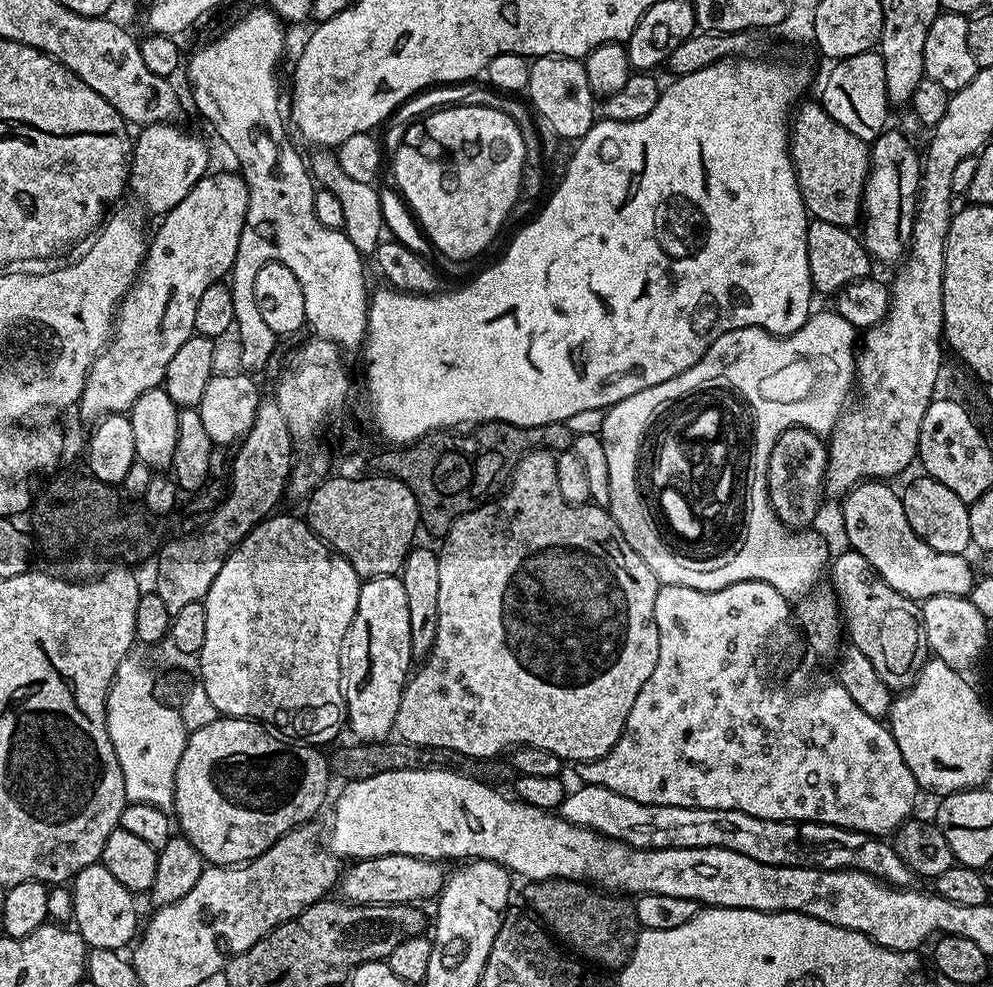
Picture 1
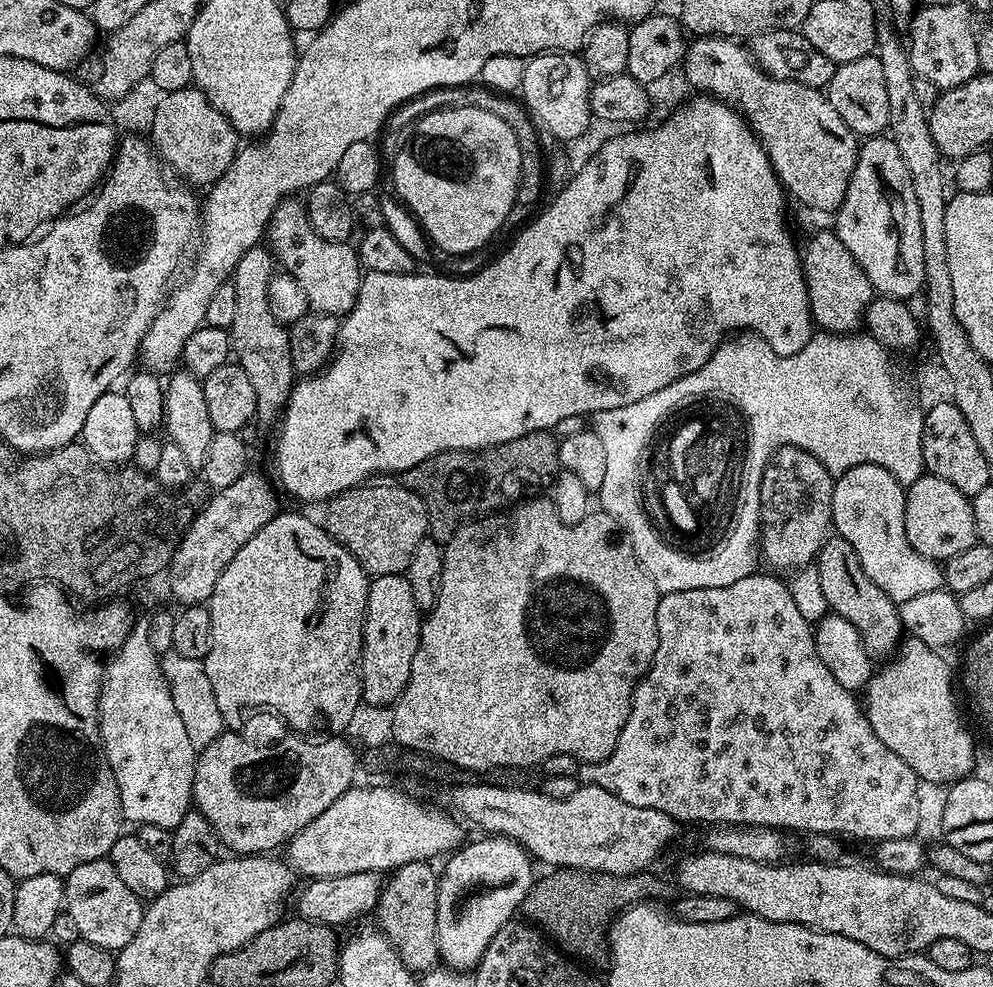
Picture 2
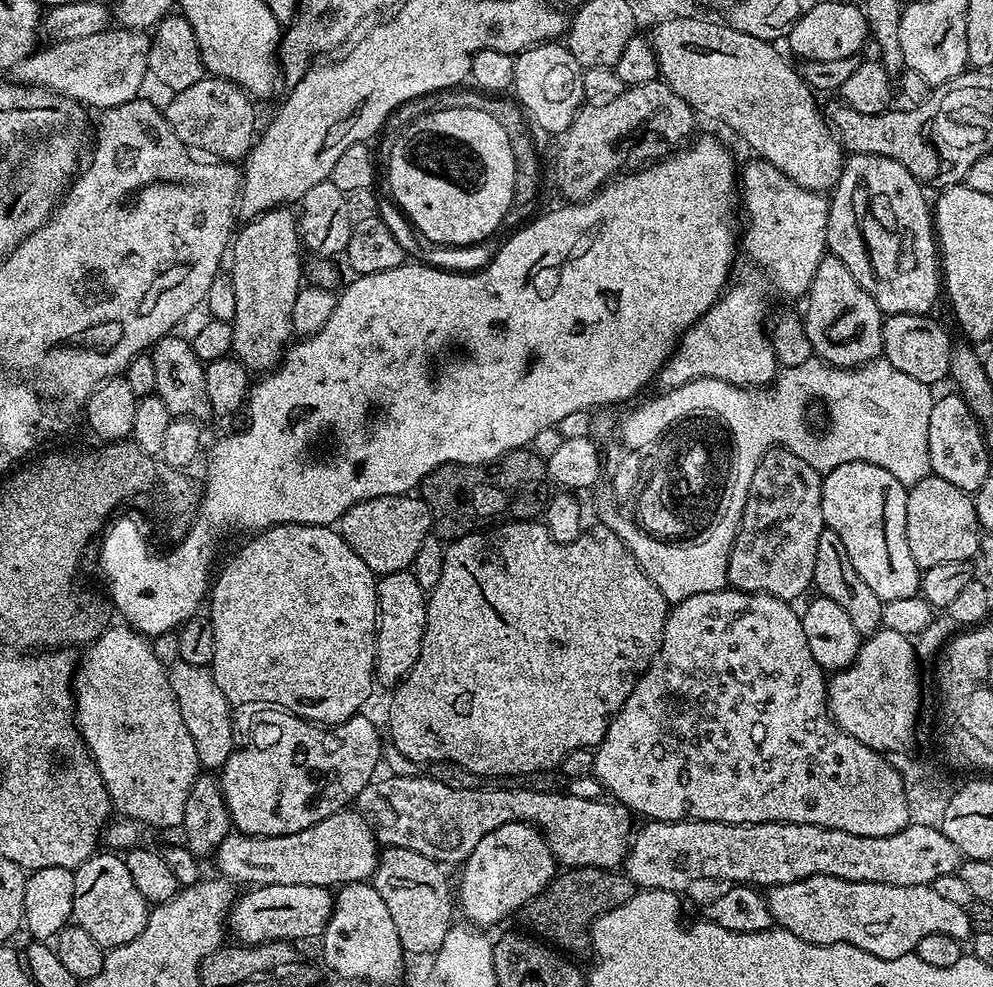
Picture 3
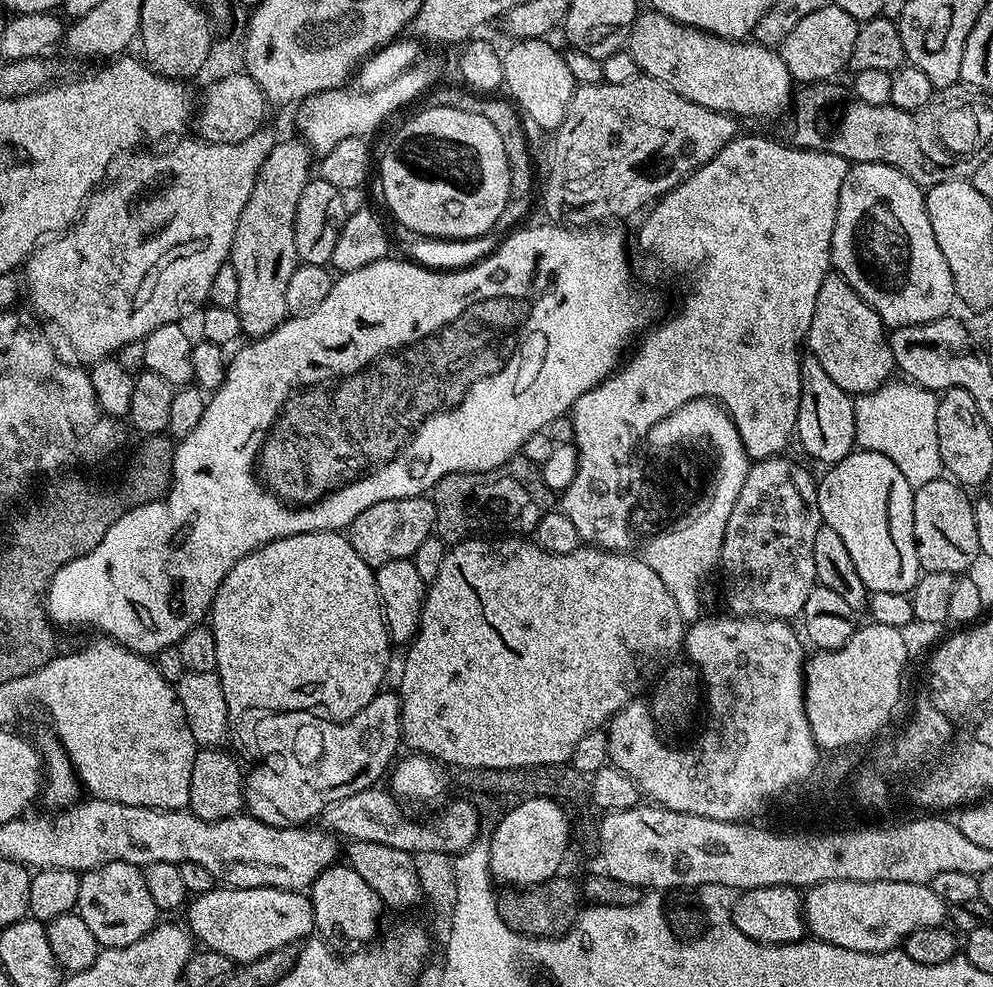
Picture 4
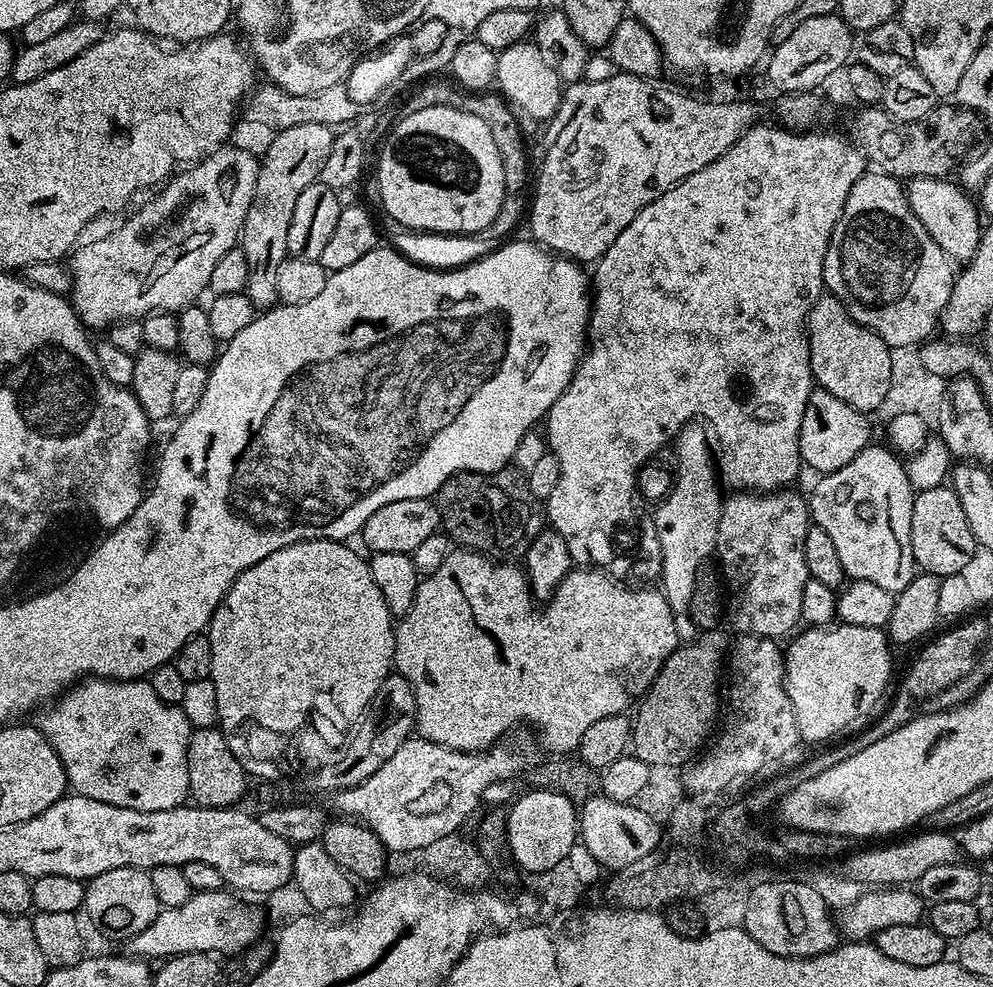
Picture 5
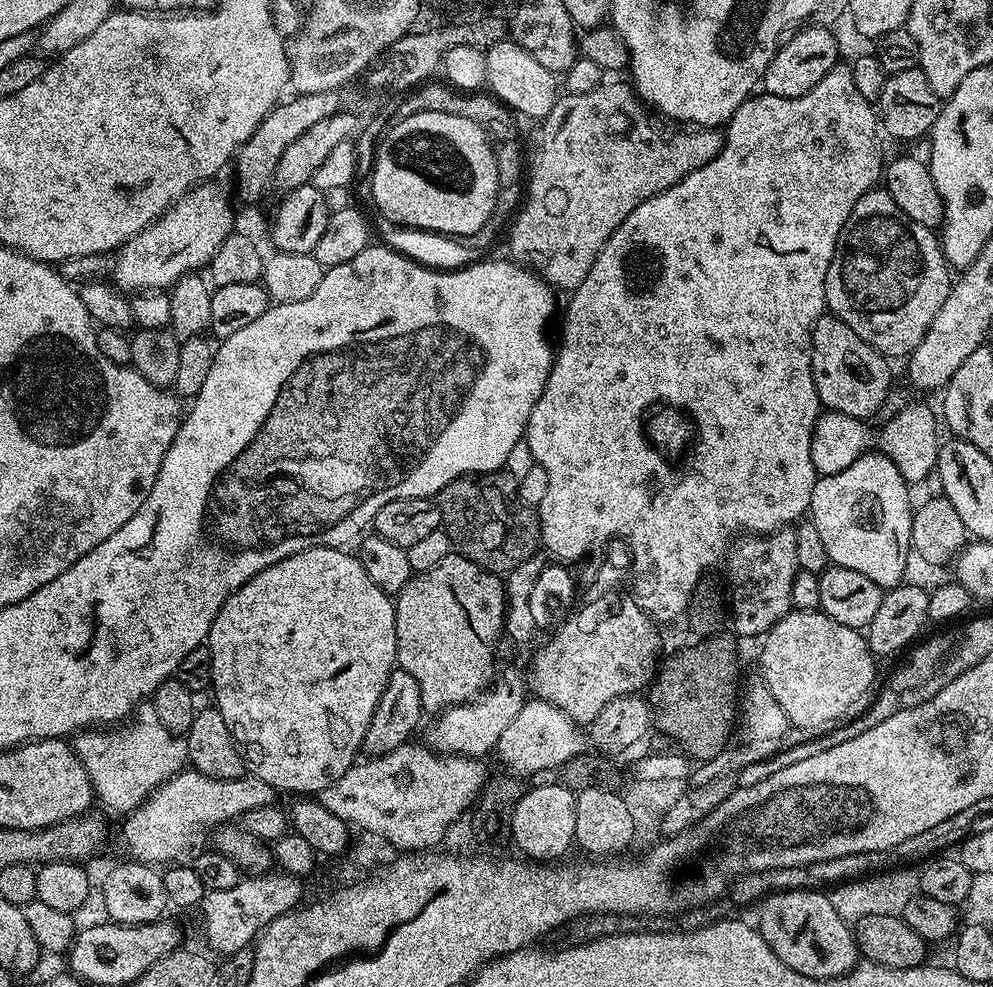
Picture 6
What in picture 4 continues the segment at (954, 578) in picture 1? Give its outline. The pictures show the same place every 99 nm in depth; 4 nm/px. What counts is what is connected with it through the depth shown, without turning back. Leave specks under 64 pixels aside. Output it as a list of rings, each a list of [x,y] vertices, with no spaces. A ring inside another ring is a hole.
[[[854,450],[825,472],[816,486],[820,519],[842,538],[858,578],[869,593],[911,593],[922,575],[914,538],[912,484],[886,454],[863,450]]]

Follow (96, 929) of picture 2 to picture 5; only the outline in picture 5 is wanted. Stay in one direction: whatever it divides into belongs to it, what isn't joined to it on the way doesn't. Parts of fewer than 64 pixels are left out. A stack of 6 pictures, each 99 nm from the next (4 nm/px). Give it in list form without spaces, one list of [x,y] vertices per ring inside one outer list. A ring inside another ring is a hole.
[[[142,868],[106,870],[87,881],[84,889],[83,911],[88,912],[89,918],[97,920],[106,931],[123,938],[131,938],[146,930],[160,909],[158,894],[154,894],[154,882],[150,882],[148,872]]]

